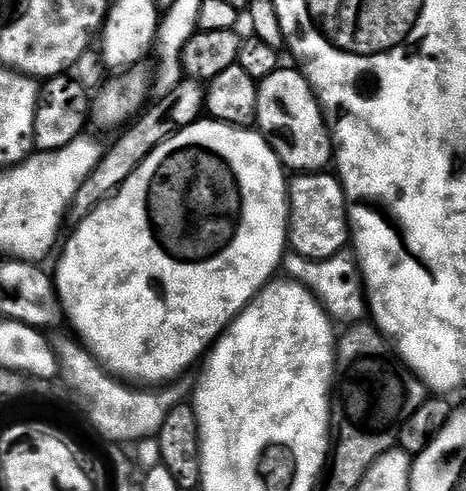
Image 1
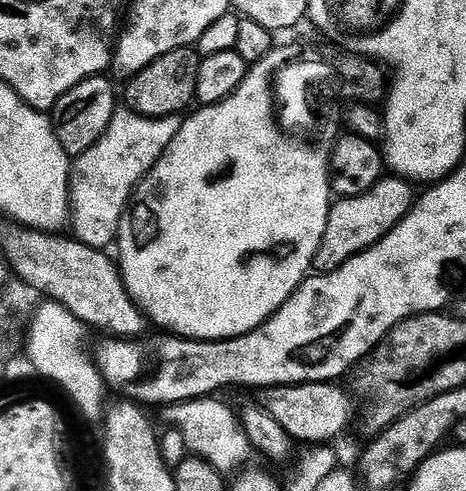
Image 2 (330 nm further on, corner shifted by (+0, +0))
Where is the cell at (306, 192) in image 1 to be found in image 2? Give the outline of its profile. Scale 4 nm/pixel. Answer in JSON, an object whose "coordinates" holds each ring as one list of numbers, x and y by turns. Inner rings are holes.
{"coordinates":[[395,174,385,175,370,190,357,196,346,196,336,201,329,207,326,218,326,234,322,234,322,242,318,246,315,258,312,259,313,269,317,273,332,272,341,268,350,258,381,240,394,226,408,215,414,203,413,185,407,180,400,179]]}

